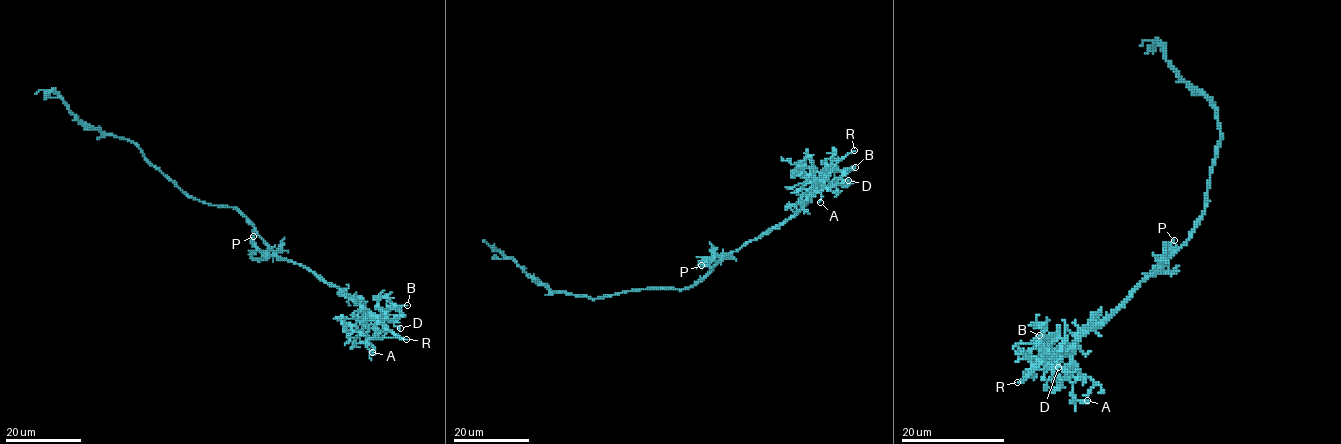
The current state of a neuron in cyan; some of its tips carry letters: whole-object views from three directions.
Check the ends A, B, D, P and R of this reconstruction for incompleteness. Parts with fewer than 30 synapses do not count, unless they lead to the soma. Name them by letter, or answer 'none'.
R

